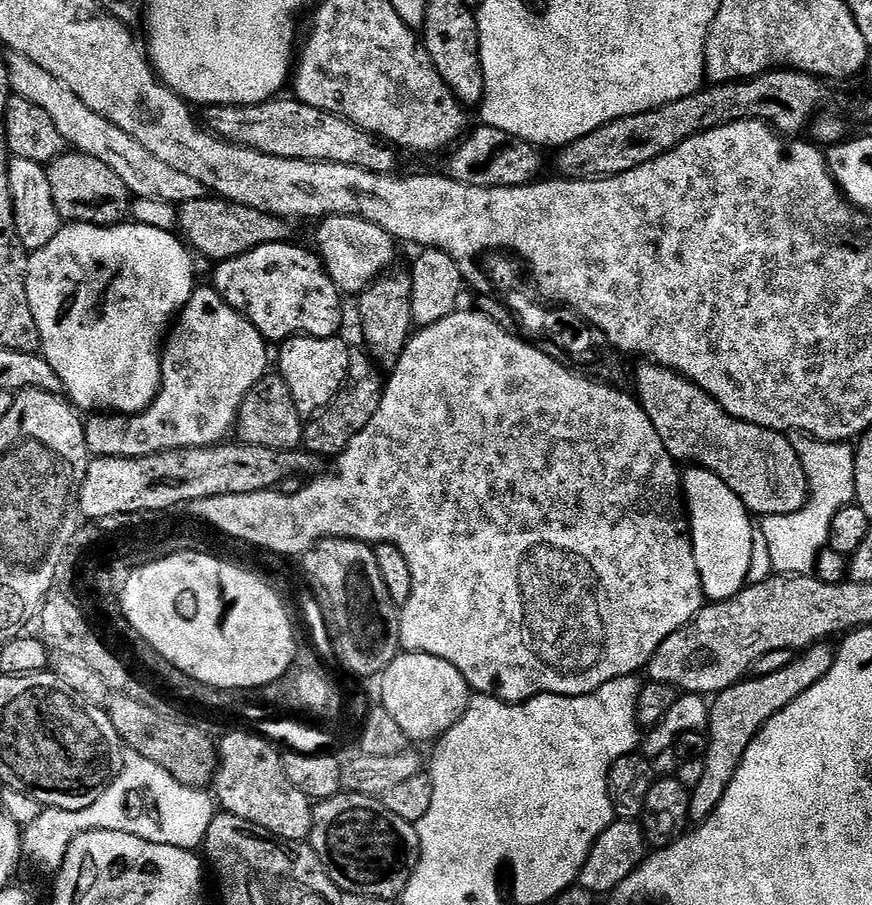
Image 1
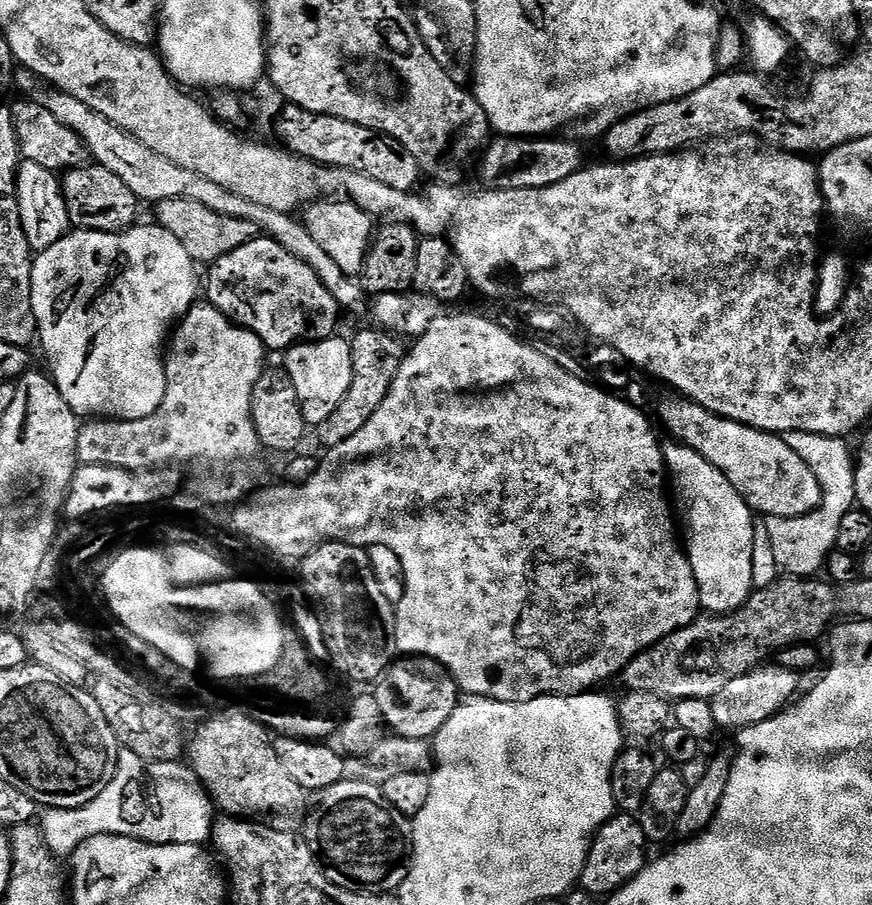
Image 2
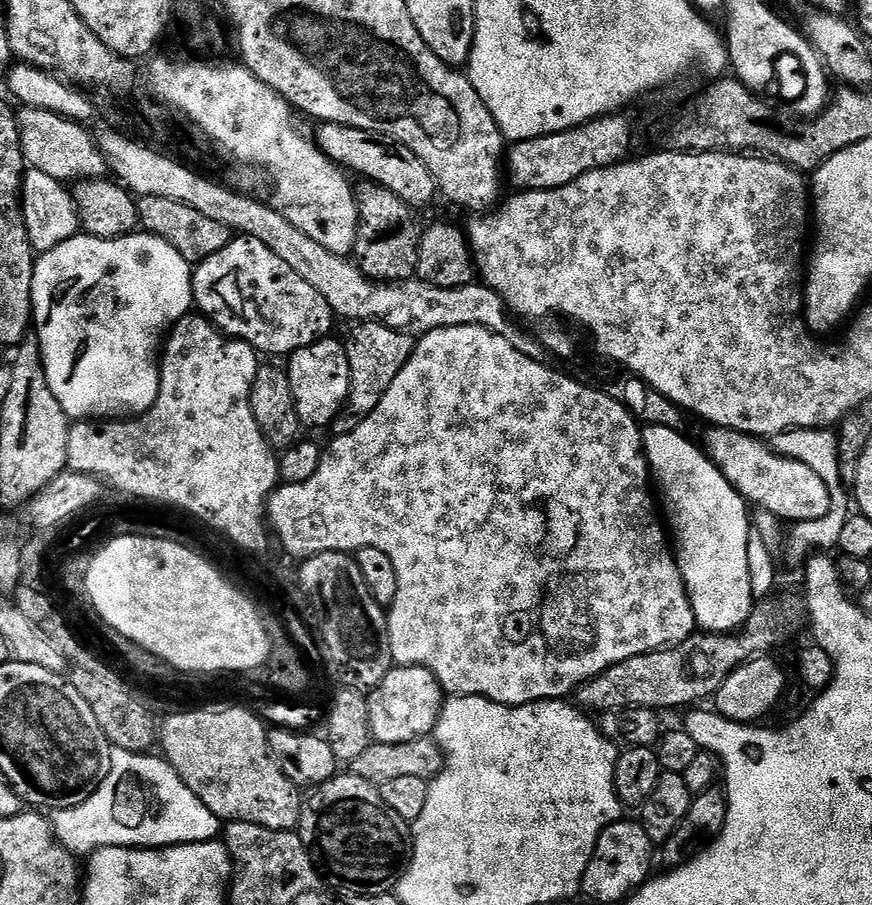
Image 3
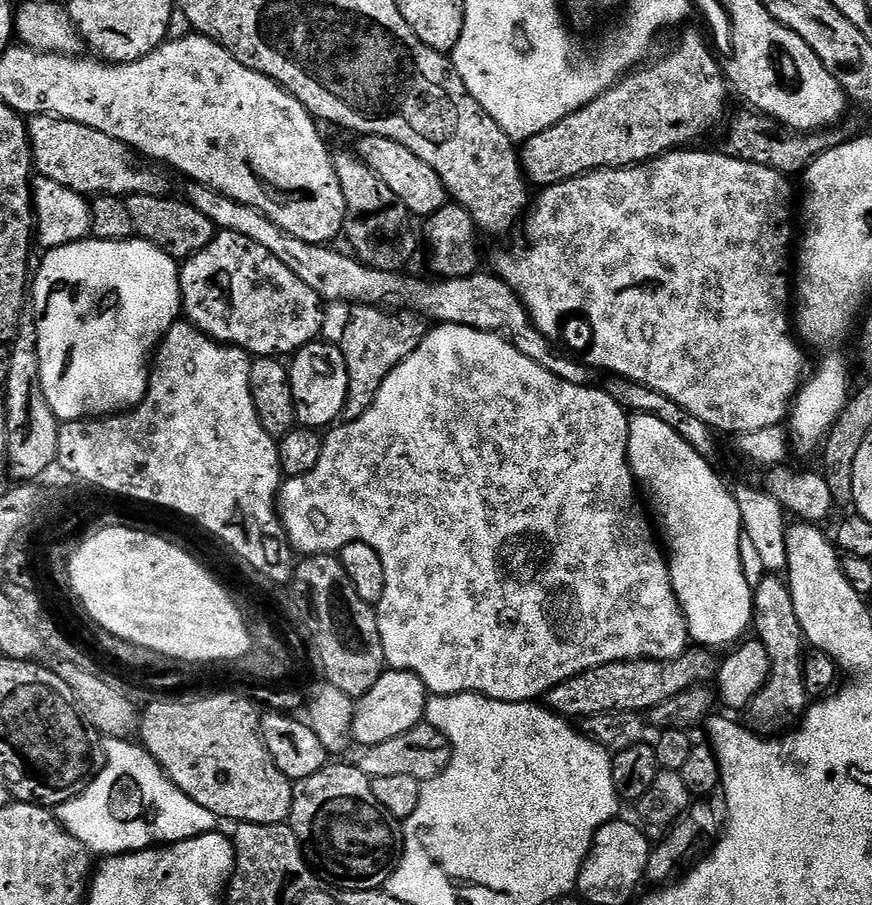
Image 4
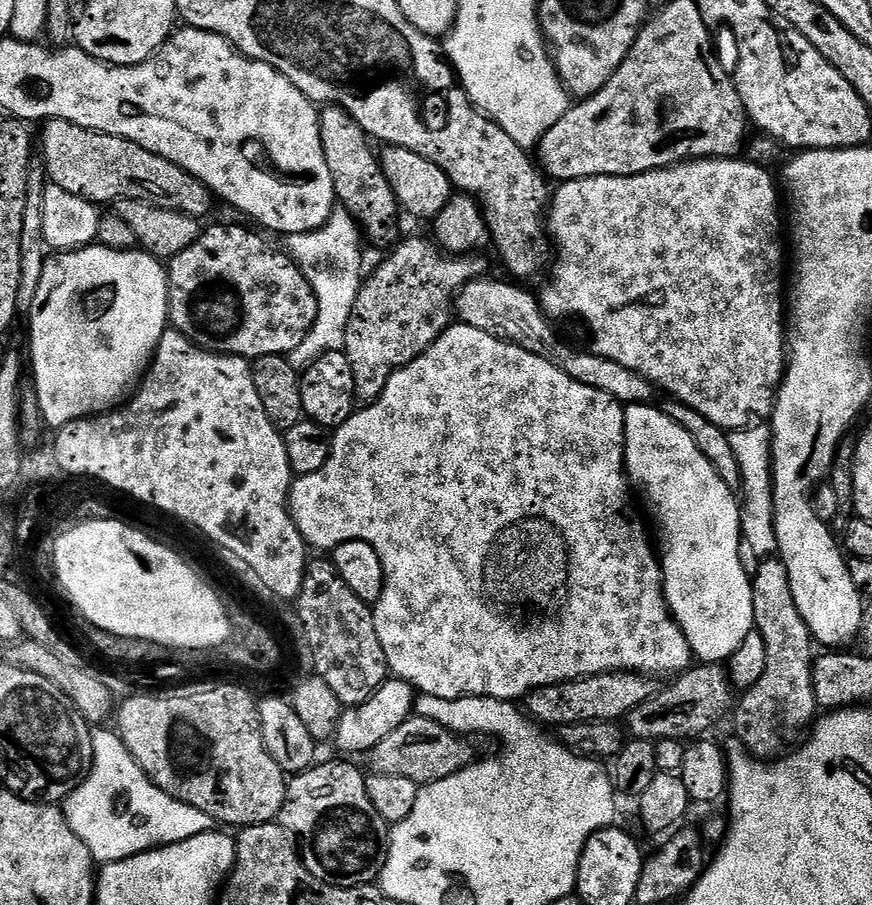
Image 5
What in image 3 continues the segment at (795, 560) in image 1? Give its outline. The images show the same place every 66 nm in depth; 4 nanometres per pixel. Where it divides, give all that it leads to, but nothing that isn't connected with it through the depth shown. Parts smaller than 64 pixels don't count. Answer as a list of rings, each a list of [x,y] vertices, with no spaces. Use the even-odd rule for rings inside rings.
[[[789,428],[787,432],[779,432],[778,435],[771,437],[772,451],[810,466],[810,470],[814,470],[814,474],[818,474],[818,478],[822,478],[822,482],[826,482],[828,493],[832,499],[830,510],[826,510],[826,518],[797,520],[787,529],[786,553],[788,552],[788,556],[792,560],[804,562],[809,556],[819,553],[821,550],[835,549],[838,538],[842,534],[842,526],[846,526],[848,521],[850,492],[839,474],[838,444],[837,433],[826,428]]]

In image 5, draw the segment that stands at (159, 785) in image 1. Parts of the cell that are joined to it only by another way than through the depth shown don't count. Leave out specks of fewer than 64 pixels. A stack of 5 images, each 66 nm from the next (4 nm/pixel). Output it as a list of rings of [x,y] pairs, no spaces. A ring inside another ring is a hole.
[[[100,726],[92,733],[94,746],[94,762],[92,772],[63,801],[62,811],[68,820],[70,830],[86,842],[93,860],[101,865],[113,864],[136,856],[140,852],[150,852],[163,848],[166,844],[177,844],[183,840],[194,838],[198,834],[209,831],[210,818],[202,810],[190,806],[186,802],[166,794],[138,766],[138,762],[130,754],[128,747],[120,740],[119,731],[108,726]]]

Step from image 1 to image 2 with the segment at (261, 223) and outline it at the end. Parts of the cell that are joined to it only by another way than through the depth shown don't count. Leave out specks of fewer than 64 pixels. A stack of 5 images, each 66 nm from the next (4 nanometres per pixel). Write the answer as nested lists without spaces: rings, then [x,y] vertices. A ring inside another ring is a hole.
[[[166,198],[155,205],[159,227],[165,228],[178,242],[182,242],[186,254],[190,254],[193,262],[200,266],[211,266],[218,258],[230,254],[238,246],[246,246],[246,242],[255,240],[258,230],[254,222],[246,222],[242,218],[226,218],[215,210],[202,206],[202,202],[190,202],[186,198]]]

